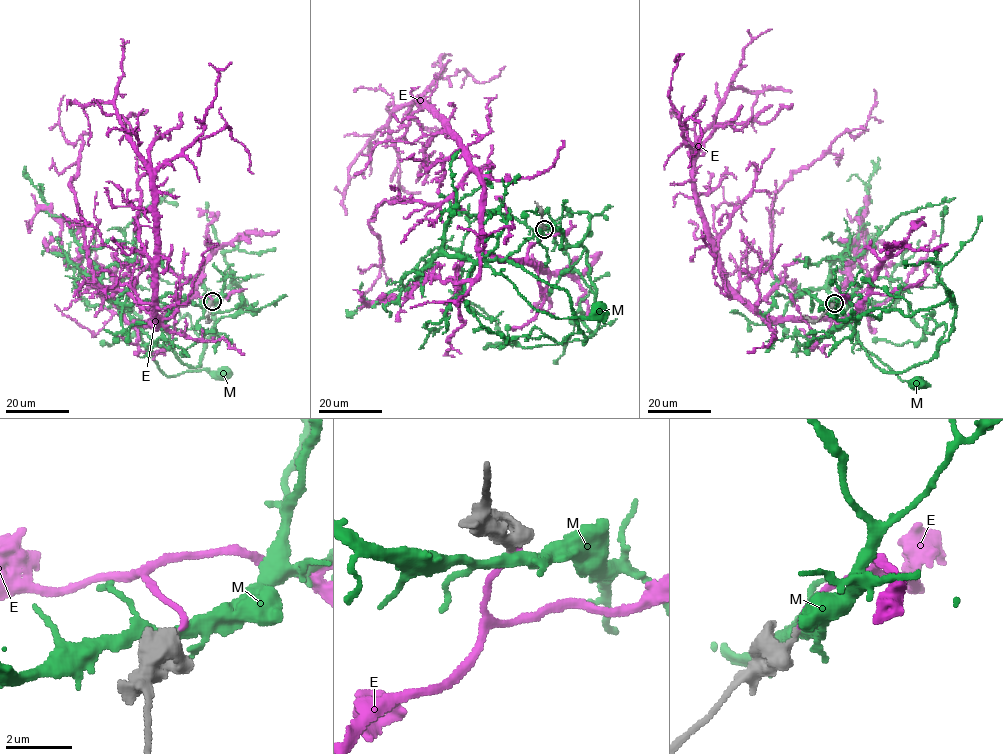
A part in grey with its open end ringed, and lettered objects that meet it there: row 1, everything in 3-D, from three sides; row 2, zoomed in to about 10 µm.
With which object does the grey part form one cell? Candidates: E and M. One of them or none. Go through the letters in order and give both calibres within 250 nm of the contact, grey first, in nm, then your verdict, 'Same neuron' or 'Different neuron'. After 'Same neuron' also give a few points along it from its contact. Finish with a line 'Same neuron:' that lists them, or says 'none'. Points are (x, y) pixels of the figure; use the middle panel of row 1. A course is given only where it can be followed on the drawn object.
E: Thickness 240 nm (grey) against 170 nm. Same neuron. Its course: (545, 229), (522, 260), (482, 251), (481, 172), (420, 104), (405, 104), (376, 131), (349, 168), (364, 178)
M: Thickness 320 nm (grey) against 300 nm. Different neuron
Same neuron: E

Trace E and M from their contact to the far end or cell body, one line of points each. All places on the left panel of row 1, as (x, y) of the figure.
E: (212, 301), (195, 297), (138, 323), (161, 319), (151, 169), (112, 104), (83, 107), (88, 145)
M: (211, 301), (195, 304), (165, 293), (126, 304), (107, 294), (139, 325), (141, 339), (165, 374), (224, 373)

